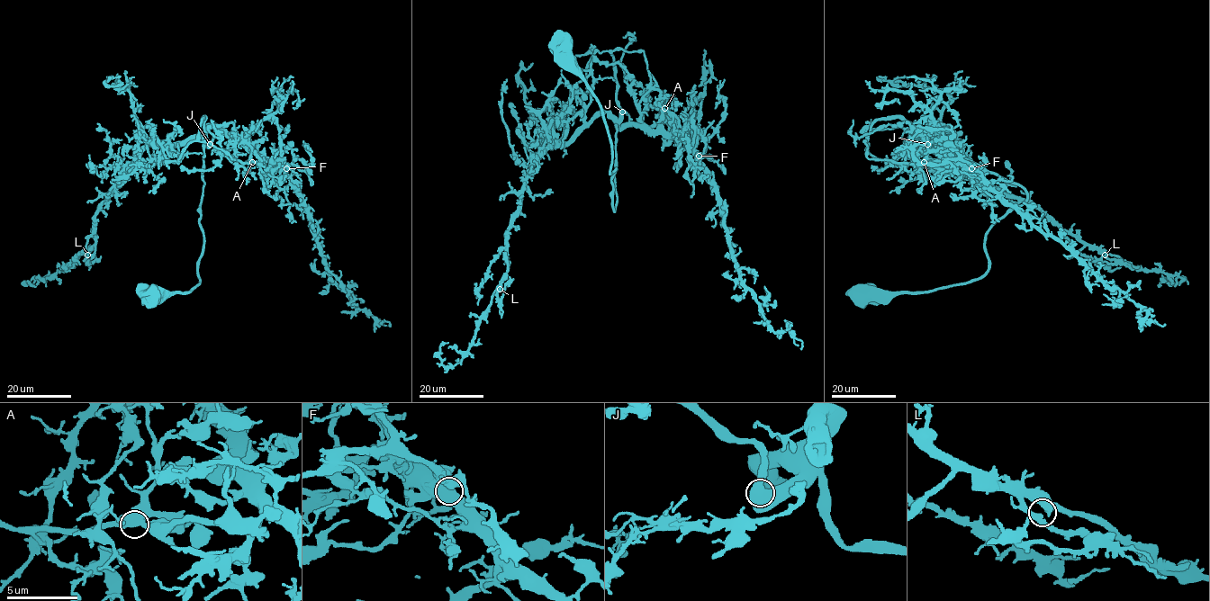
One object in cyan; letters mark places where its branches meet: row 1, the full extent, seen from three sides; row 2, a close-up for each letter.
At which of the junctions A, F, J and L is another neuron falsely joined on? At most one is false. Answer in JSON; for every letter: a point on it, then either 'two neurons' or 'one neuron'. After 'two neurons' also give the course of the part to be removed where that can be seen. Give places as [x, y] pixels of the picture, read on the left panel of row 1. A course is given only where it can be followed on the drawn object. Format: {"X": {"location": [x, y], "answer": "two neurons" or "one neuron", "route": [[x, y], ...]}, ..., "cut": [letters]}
{"A": {"location": [252, 162], "answer": "one neuron"}, "F": {"location": [286, 168], "answer": "one neuron"}, "J": {"location": [210, 144], "answer": "one neuron"}, "L": {"location": [87, 255], "answer": "one neuron"}, "cut": []}

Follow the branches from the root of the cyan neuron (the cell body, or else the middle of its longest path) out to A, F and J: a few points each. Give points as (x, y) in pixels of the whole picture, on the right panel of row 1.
A: (860, 294), (979, 279), (986, 231), (1026, 199), (948, 156), (942, 126), (922, 133), (924, 162)
F: (860, 294), (924, 292), (987, 271), (986, 231), (1026, 192), (948, 156), (942, 126), (946, 146), (971, 168)
J: (860, 294), (979, 279), (986, 231), (1026, 199), (927, 144)

